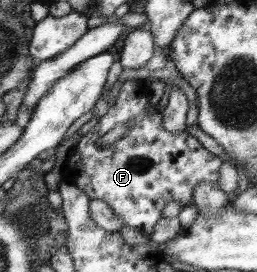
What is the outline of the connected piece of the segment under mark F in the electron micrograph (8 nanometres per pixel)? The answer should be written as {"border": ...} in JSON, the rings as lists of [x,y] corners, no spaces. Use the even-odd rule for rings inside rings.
{"border":[[[127,80],[120,88],[114,105],[109,107],[90,132],[80,138],[75,149],[70,153],[65,163],[64,180],[84,190],[91,199],[100,199],[112,207],[123,226],[133,227],[144,235],[152,235],[154,225],[160,221],[162,207],[171,201],[174,209],[190,201],[194,197],[194,189],[200,182],[212,182],[218,185],[218,170],[222,165],[222,159],[207,151],[196,137],[187,132],[169,133],[162,125],[162,115],[159,111],[149,112],[149,96],[151,95],[148,81]],[[129,121],[133,124],[125,131],[125,135],[116,141],[114,145],[98,145],[98,139],[117,125],[124,125]]]}

